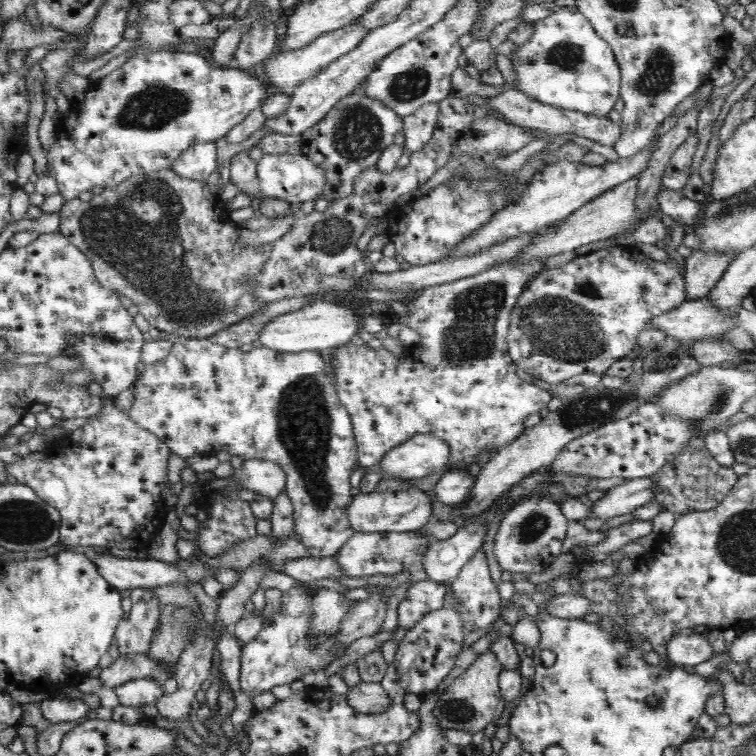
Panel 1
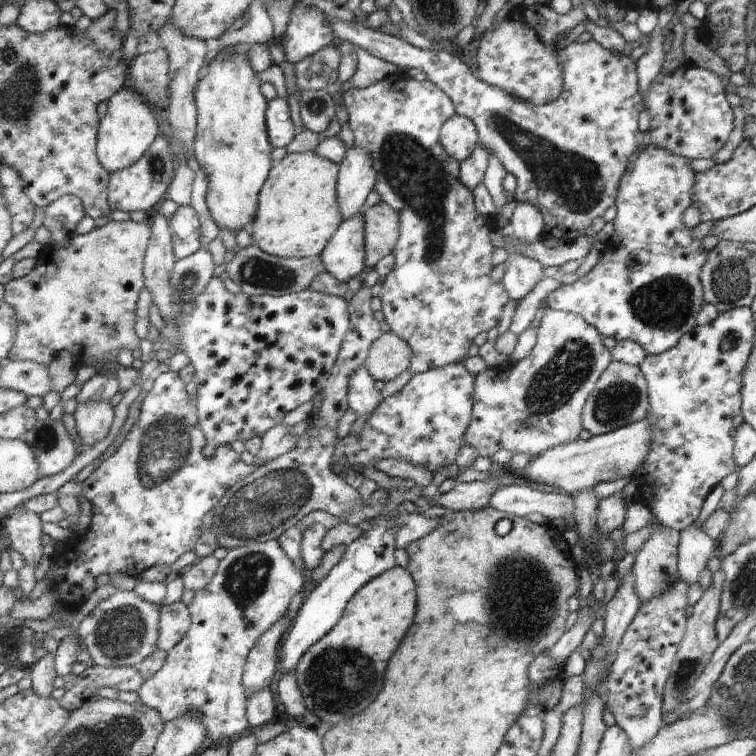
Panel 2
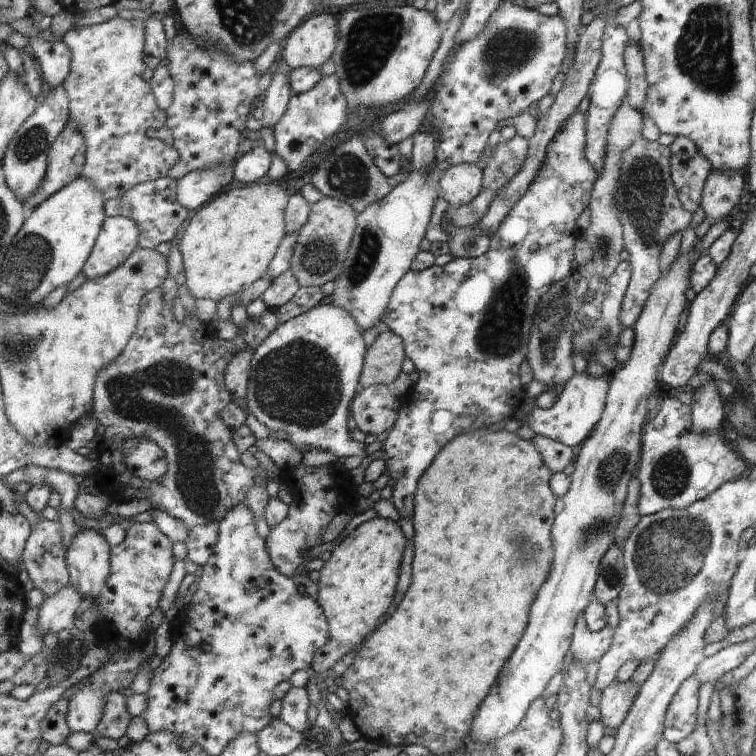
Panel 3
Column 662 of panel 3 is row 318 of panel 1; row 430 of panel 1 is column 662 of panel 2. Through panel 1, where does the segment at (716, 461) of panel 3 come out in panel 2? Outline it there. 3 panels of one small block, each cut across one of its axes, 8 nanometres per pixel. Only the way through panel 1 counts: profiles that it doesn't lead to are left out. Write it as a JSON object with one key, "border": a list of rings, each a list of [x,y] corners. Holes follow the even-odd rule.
{"border":[[[749,307],[730,308],[725,312],[718,313],[717,318],[712,320],[709,324],[703,326],[696,325],[691,331],[687,331],[680,338],[679,342],[668,351],[658,355],[648,354],[644,358],[643,364],[640,366],[648,382],[648,395],[650,398],[650,412],[652,416],[652,428],[650,429],[652,442],[650,443],[648,458],[643,463],[645,472],[643,476],[638,479],[639,488],[637,495],[643,503],[650,507],[659,521],[659,524],[669,529],[680,531],[686,529],[687,526],[695,522],[697,516],[699,516],[701,504],[703,504],[703,501],[707,498],[711,489],[716,484],[720,484],[719,481],[721,478],[725,478],[727,474],[731,474],[731,472],[735,470],[736,464],[732,457],[732,446],[735,429],[743,422],[740,411],[740,388],[742,383],[742,370],[747,362],[747,357],[749,356],[754,340],[753,319],[754,316]]]}

